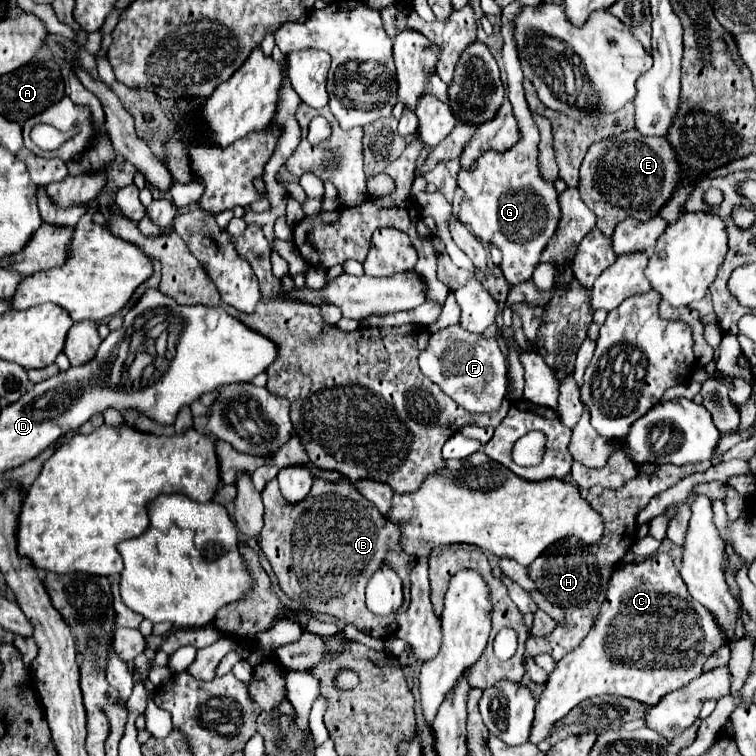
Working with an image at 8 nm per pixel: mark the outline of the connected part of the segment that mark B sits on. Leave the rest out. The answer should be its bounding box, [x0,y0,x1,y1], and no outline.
[259,478,415,638]

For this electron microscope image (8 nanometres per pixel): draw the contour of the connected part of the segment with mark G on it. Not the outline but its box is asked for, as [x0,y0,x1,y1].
[457,2,561,284]

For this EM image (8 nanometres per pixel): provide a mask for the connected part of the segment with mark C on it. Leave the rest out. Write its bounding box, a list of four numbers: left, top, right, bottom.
[529,552,725,744]

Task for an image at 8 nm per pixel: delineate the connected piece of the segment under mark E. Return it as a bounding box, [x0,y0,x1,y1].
[579,128,681,236]

